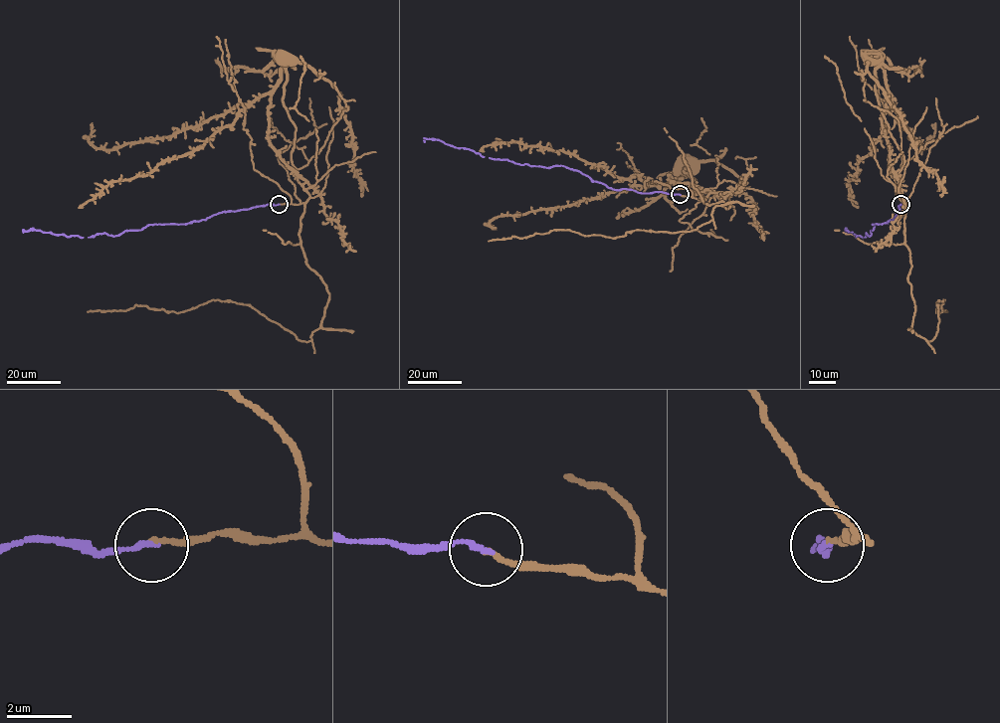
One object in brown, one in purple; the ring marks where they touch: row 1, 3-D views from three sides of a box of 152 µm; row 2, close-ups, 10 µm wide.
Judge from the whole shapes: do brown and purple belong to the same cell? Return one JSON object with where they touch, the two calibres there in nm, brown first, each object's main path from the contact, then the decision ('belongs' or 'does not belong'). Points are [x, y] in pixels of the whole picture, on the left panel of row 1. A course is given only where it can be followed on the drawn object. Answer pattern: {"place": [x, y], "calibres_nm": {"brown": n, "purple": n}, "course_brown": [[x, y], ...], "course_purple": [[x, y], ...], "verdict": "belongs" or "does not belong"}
{"place": [279, 204], "calibres_nm": {"brown": 140, "purple": 150}, "course_brown": [[279, 204], [302, 203], [308, 197], [293, 163], [296, 126], [283, 101], [290, 56]], "course_purple": [[279, 204], [222, 211], [187, 223], [152, 224], [116, 236], [23, 232]], "verdict": "belongs"}

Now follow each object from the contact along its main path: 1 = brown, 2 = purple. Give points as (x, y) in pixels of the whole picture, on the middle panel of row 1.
1: (680, 194), (703, 200), (709, 192), (692, 195), (697, 182), (684, 171), (691, 164)
2: (680, 194), (616, 190), (561, 165), (547, 168), (519, 164), (482, 156), (438, 139), (423, 138), (424, 141)

